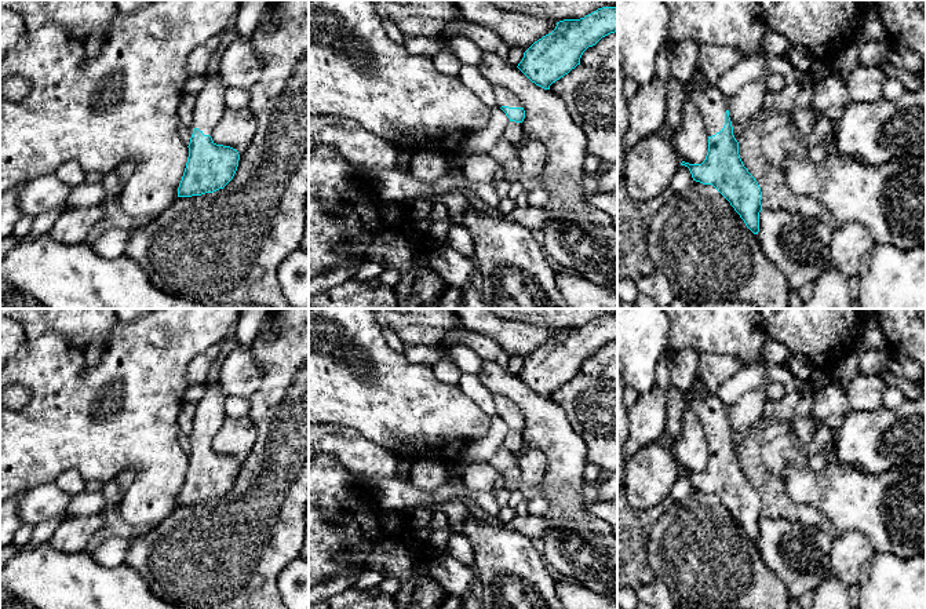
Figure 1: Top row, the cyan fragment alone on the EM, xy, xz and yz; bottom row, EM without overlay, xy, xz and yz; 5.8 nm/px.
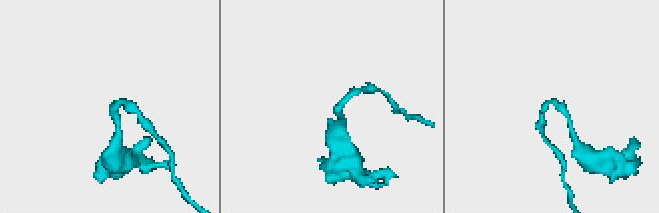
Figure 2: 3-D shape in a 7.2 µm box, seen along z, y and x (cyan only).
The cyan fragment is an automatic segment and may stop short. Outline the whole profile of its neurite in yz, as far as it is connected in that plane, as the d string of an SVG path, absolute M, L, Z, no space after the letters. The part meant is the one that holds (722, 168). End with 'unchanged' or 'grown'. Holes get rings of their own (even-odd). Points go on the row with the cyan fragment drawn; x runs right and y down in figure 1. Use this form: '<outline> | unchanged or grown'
M717 84L692 91L692 99L707 128L708 152L701 164L682 161L681 165L689 168L693 180L712 185L730 203L745 226L758 234L762 192L740 158L726 98Z | grown

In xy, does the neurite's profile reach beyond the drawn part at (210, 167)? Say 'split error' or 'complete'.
split error

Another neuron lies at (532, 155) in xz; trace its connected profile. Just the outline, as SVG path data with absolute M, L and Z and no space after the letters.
M525 139L517 154L522 174L533 179L542 175L547 158L547 149L542 142Z

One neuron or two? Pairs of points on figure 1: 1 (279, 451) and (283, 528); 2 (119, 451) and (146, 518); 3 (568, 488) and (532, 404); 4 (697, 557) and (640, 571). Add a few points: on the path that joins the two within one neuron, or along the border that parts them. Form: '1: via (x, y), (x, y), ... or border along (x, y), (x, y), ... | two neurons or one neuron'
1: via (280, 470), (280, 504), (283, 509) | one neuron
2: via (138, 460), (148, 470), (148, 499) | one neuron
3: via (565, 467), (565, 451), (546, 425) | one neuron
4: border along (648, 536), (648, 564), (656, 579) | two neurons

